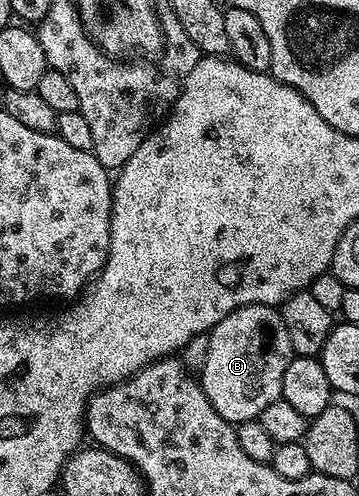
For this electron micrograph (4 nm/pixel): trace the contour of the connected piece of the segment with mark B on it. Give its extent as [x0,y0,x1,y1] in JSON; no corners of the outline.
[201,304,293,425]

